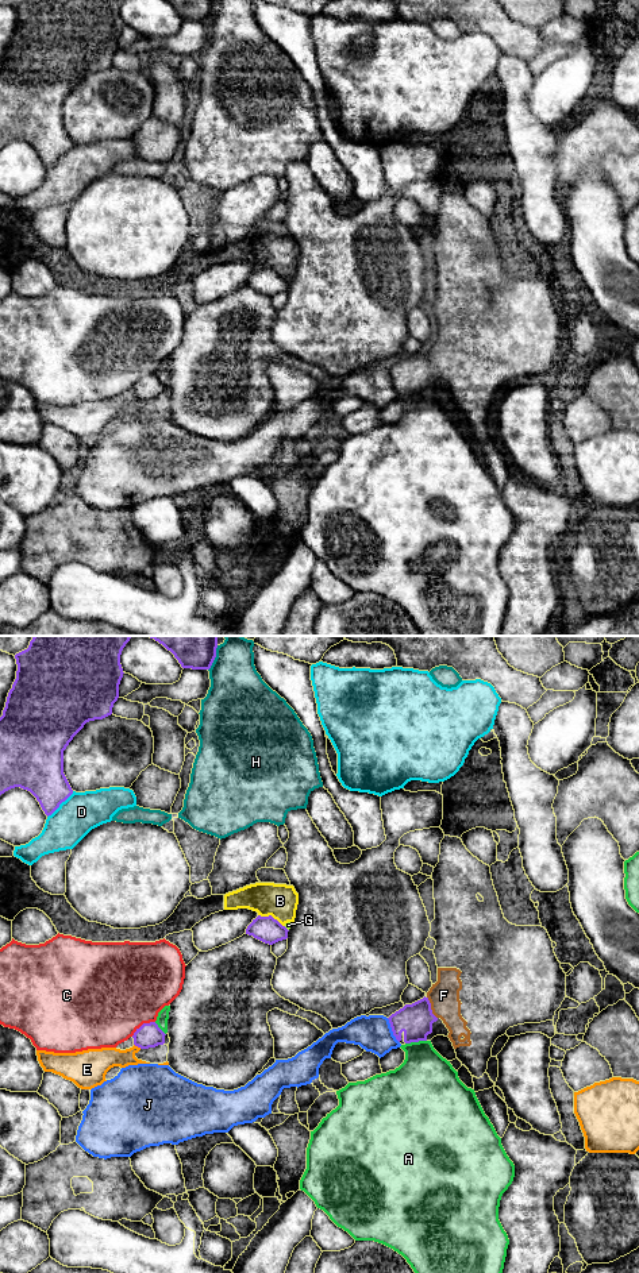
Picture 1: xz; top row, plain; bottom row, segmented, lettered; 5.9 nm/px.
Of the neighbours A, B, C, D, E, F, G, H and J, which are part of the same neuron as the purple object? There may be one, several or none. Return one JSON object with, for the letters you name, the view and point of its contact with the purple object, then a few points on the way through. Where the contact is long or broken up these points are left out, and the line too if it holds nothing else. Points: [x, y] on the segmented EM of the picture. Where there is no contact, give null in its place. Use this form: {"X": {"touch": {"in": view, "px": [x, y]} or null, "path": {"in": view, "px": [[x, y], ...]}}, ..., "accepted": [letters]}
{"F": {"touch": {"in": "xz", "px": [430, 1007]}, "path": {"in": "xz", "px": [[415, 1019], [430, 1007], [443, 995]]}}, "accepted": ["F"]}

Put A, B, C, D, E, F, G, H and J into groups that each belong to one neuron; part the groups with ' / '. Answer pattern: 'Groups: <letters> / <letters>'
Groups: A / B G / C / D / E / F / H / J

